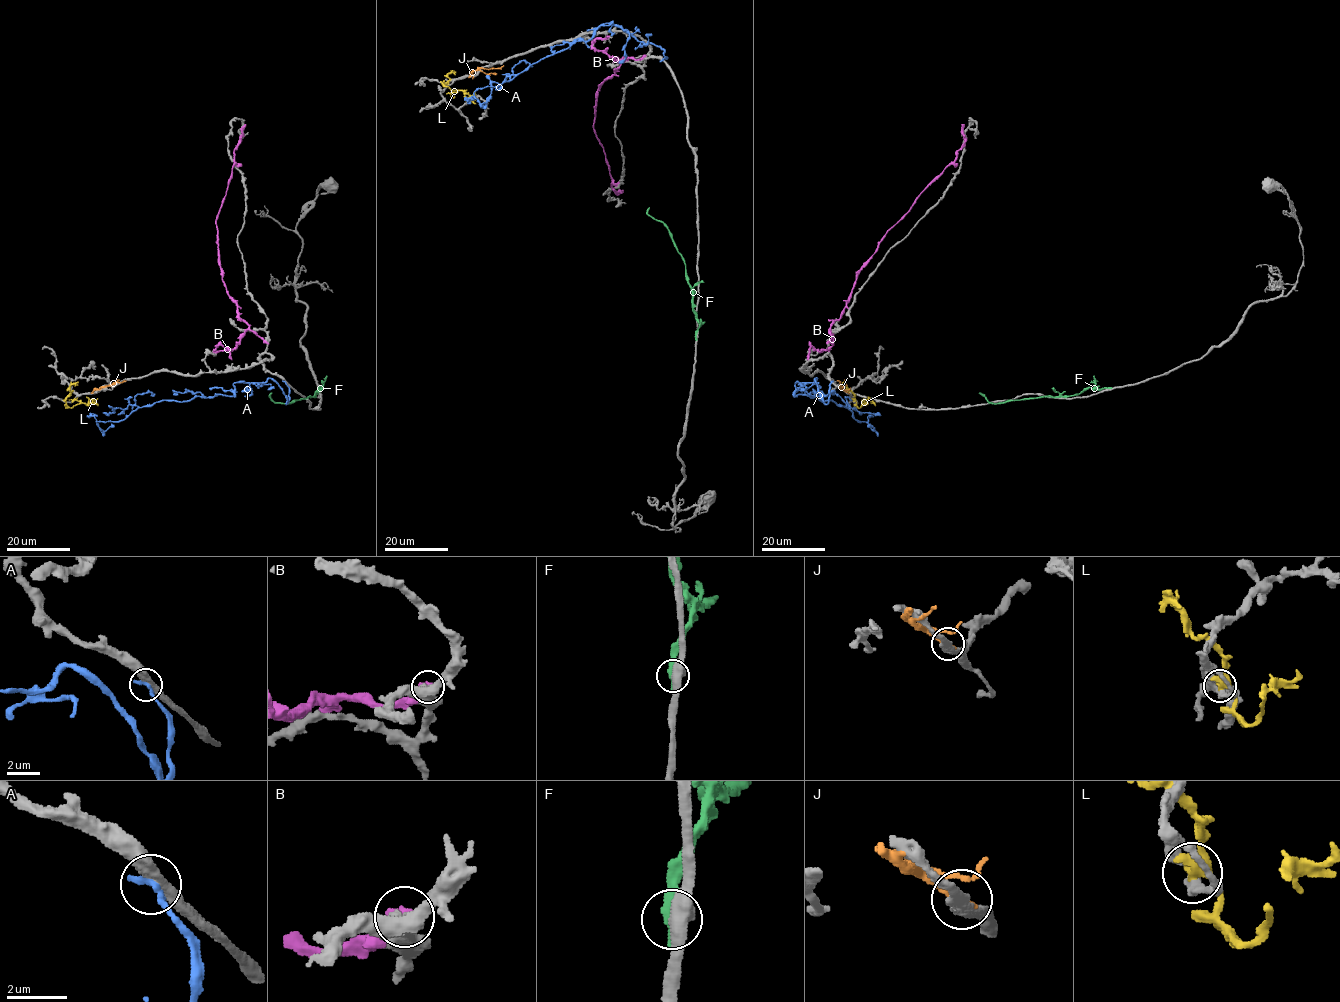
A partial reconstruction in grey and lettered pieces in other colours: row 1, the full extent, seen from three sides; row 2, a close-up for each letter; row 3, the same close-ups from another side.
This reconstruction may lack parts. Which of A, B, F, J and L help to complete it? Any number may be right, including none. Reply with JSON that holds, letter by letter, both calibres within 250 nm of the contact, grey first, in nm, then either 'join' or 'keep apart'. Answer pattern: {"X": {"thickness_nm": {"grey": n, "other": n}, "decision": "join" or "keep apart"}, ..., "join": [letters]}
{"A": {"thickness_nm": {"grey": 440, "other": 320}, "decision": "keep apart"}, "B": {"thickness_nm": {"grey": 440, "other": 480}, "decision": "keep apart"}, "F": {"thickness_nm": {"grey": 500, "other": 420}, "decision": "keep apart"}, "J": {"thickness_nm": {"grey": 360, "other": 280}, "decision": "keep apart"}, "L": {"thickness_nm": {"grey": 340, "other": 380}, "decision": "keep apart"}, "join": []}

